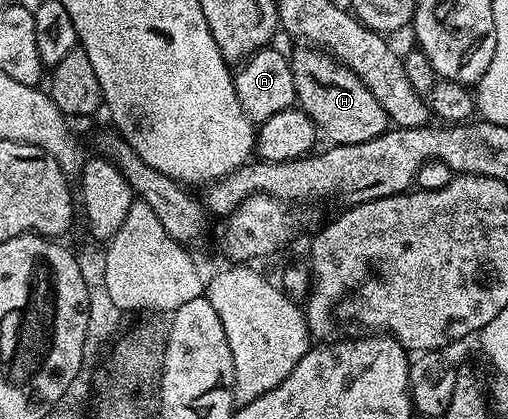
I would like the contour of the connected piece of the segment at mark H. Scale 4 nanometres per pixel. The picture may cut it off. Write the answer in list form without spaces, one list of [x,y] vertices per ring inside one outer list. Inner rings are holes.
[[[298,46],[290,56],[292,78],[298,95],[296,104],[314,123],[317,131],[330,139],[331,145],[359,144],[387,131],[384,106],[372,98],[372,90],[328,52],[313,46]]]

